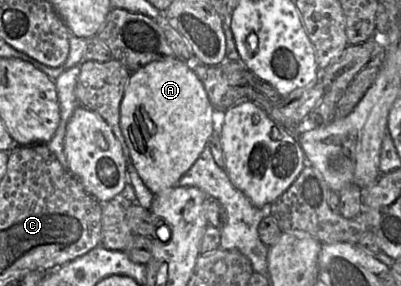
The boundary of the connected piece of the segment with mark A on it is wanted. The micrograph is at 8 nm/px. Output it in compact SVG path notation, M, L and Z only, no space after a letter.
M181 58L153 61L130 74L120 104L120 127L131 161L154 195L175 186L198 159L213 133L213 111L202 82Z

